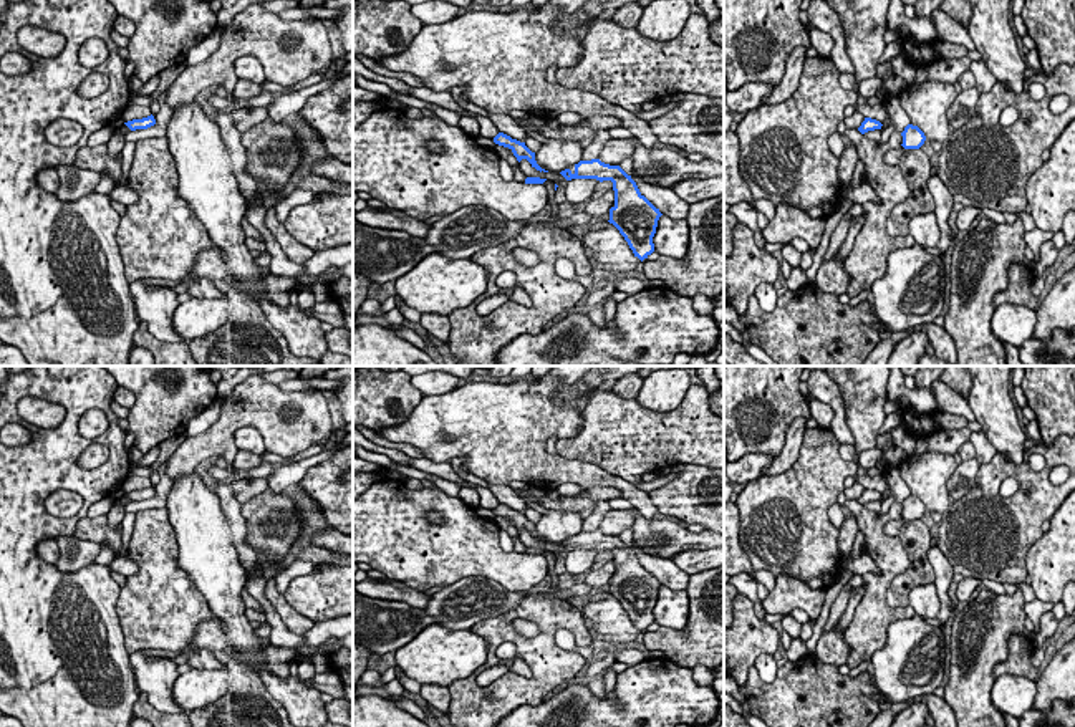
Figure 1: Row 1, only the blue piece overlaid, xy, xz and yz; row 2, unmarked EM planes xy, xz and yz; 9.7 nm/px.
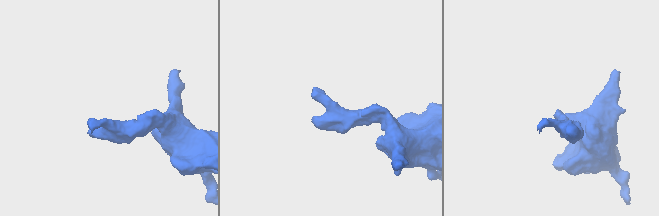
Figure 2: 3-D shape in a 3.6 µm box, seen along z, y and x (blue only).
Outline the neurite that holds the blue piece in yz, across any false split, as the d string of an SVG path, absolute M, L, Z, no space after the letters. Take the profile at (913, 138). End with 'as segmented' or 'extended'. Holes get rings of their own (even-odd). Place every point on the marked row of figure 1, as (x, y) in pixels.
M908 124L904 131L901 132L901 136L903 136L901 146L904 149L919 149L926 141L924 132L918 126L913 126L913 124Z | as segmented

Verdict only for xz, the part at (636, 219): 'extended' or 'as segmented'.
as segmented

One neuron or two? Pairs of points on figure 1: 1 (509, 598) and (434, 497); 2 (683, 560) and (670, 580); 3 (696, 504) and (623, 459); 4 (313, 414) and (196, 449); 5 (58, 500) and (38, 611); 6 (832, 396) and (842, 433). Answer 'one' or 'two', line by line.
1: two
2: two
3: two
4: one
5: two
6: one

